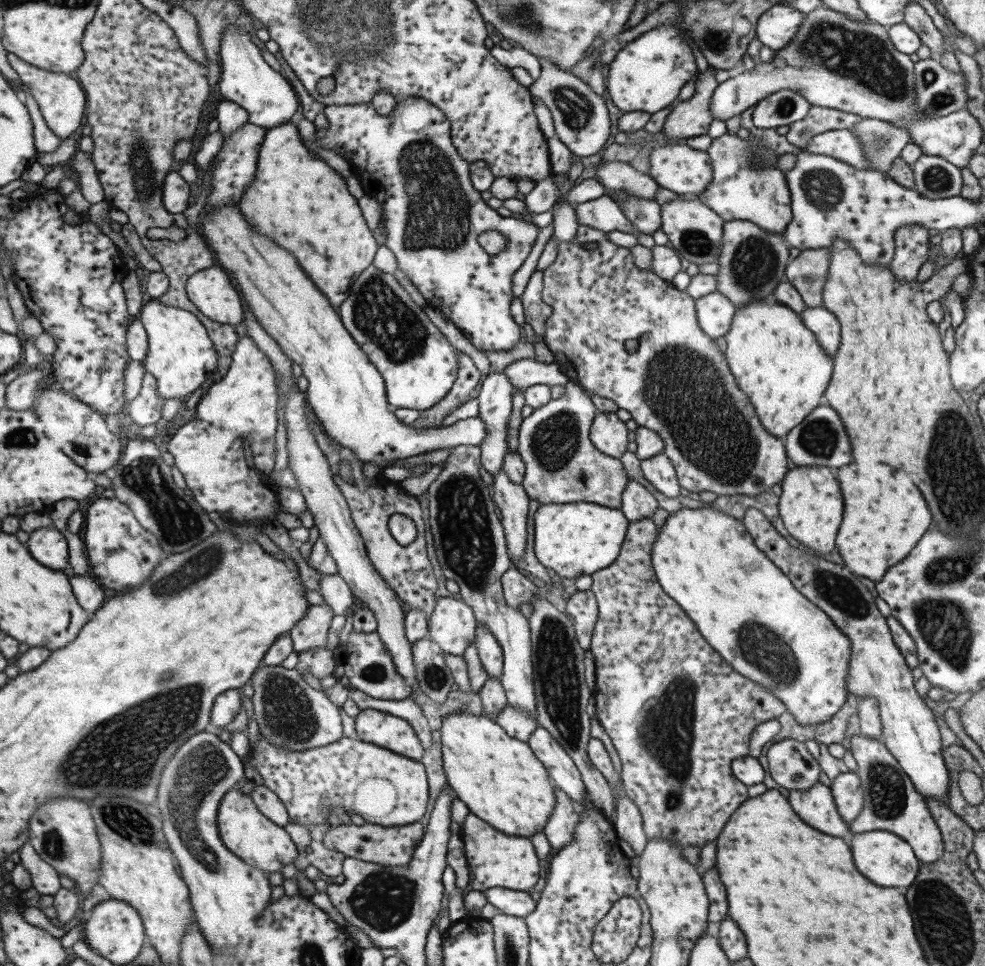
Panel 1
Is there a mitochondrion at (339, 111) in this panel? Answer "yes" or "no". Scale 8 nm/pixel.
no

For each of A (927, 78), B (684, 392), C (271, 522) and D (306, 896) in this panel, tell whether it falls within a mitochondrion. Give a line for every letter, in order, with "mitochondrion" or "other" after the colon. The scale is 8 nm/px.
A: mitochondrion
B: mitochondrion
C: other
D: other

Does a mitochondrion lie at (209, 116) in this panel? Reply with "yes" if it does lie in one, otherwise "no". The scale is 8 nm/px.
no

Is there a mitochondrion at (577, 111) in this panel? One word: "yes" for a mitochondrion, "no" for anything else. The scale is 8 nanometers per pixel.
yes

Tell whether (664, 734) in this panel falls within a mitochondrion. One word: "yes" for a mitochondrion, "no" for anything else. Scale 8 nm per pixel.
yes

